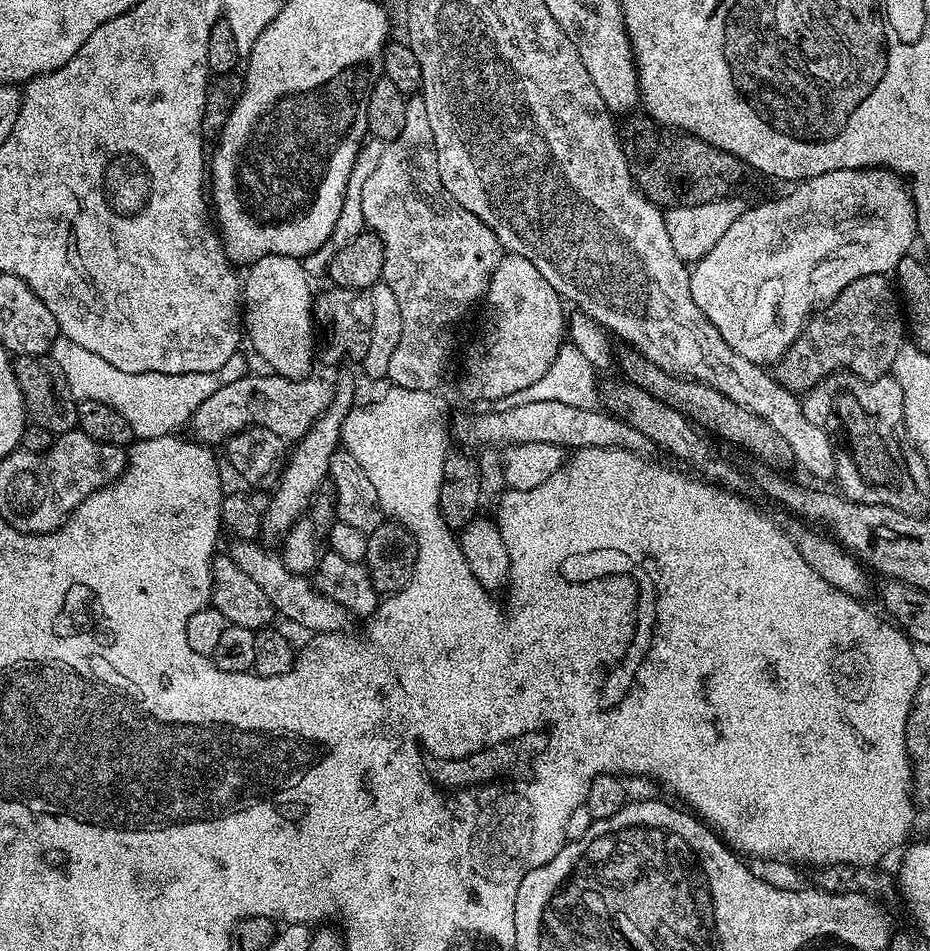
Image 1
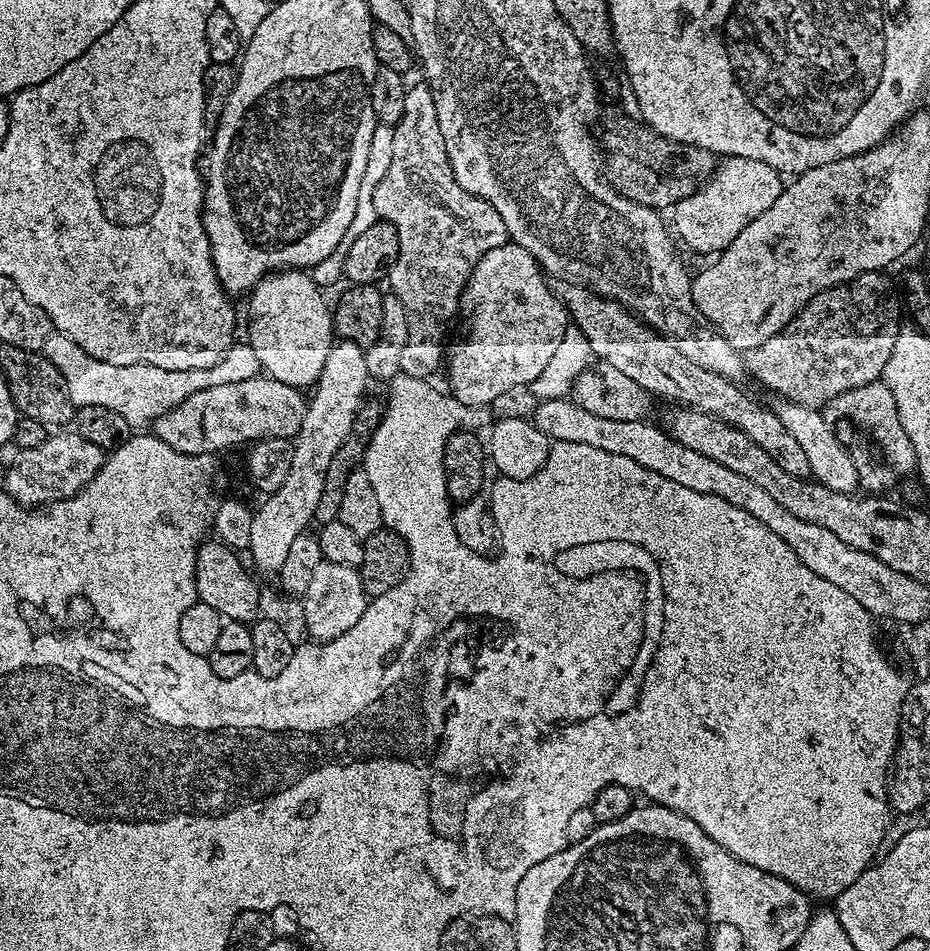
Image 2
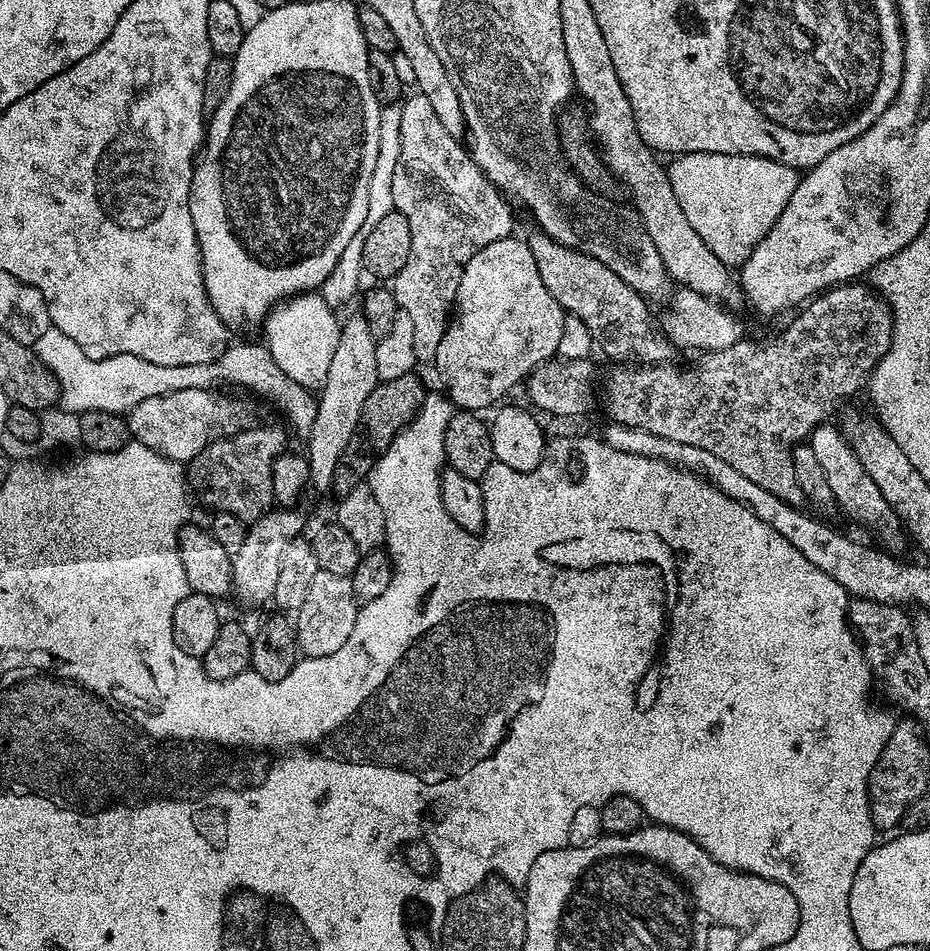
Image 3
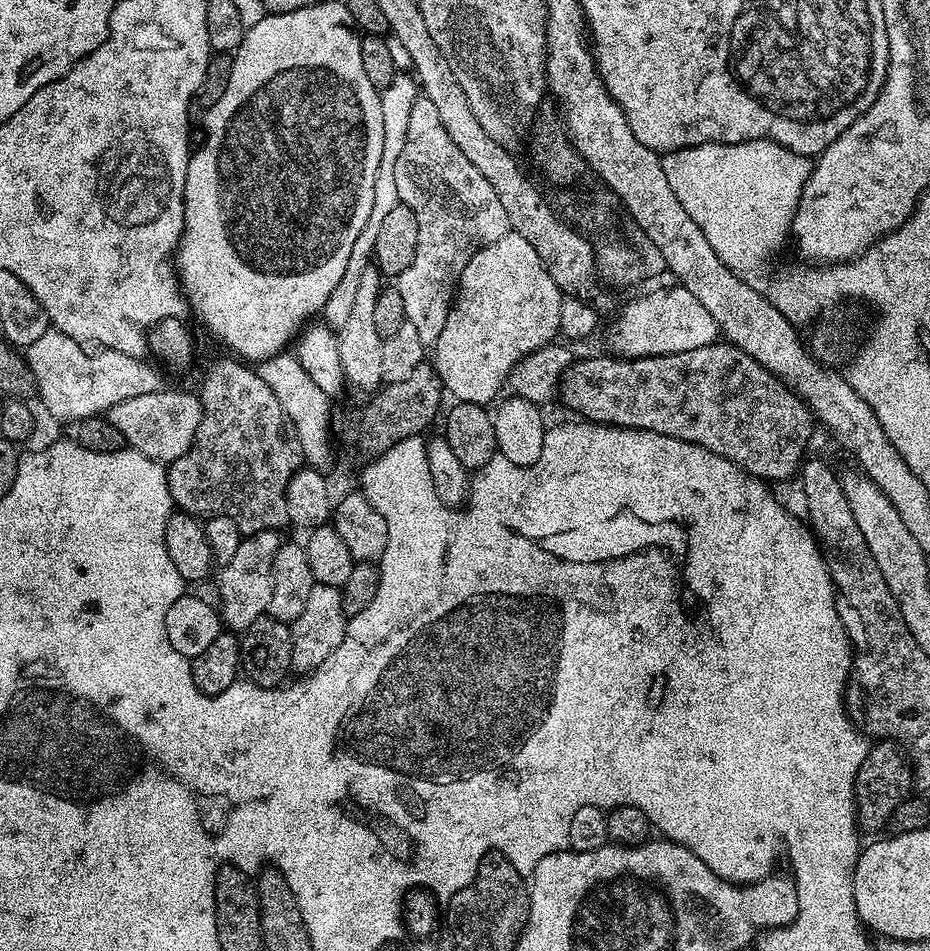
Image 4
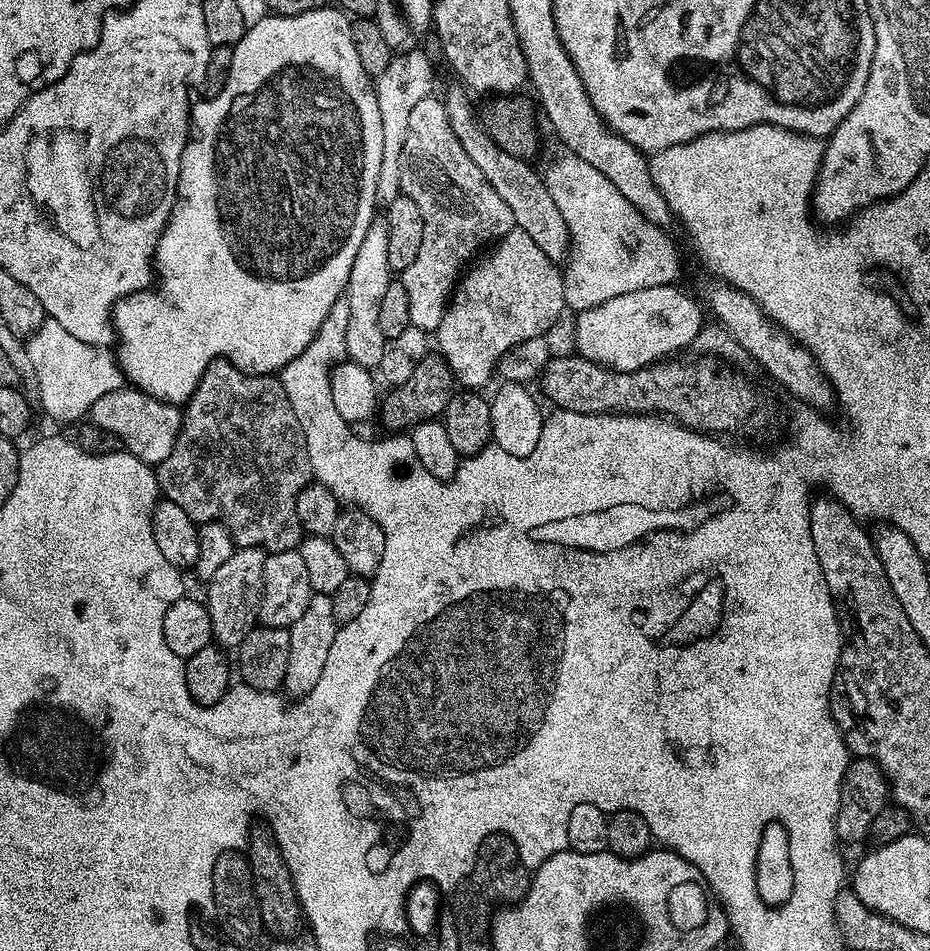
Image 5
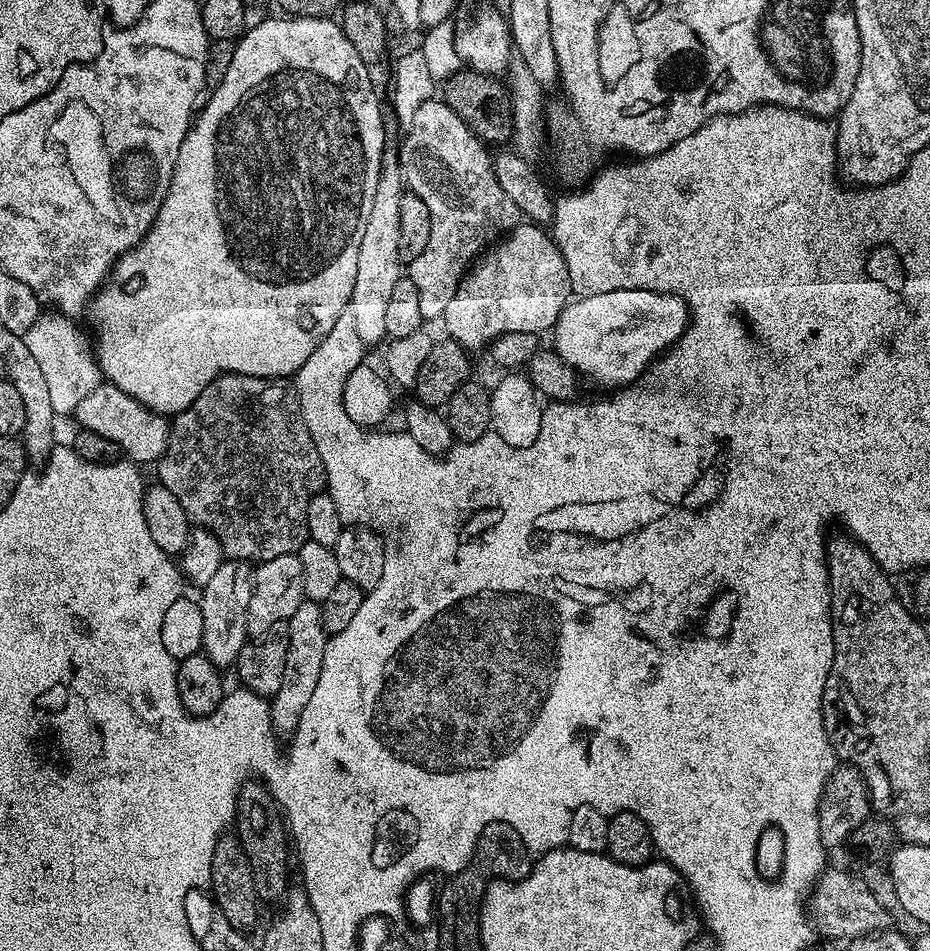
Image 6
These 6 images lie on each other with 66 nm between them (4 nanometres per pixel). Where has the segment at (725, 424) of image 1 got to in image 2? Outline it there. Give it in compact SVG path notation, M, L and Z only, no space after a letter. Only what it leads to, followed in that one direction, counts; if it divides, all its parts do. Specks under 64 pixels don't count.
M559 278L551 281L552 291L564 303L573 325L580 328L590 344L590 350L596 360L610 362L621 374L627 374L633 382L638 382L642 390L655 397L662 396L676 406L697 408L712 416L715 420L726 422L742 434L746 434L759 448L766 450L786 474L797 478L808 478L812 475L810 461L806 458L802 446L794 439L794 434L782 426L775 411L770 407L763 408L754 400L750 400L739 388L739 383L725 379L710 370L702 370L698 362L690 362L686 354L682 354L679 343L654 328L648 327L639 316L628 311L617 300L601 298L591 288L579 283Z

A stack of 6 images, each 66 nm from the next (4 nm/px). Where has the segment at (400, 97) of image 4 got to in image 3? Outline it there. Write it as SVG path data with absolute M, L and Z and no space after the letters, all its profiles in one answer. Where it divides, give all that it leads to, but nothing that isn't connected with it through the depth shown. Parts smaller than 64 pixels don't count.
M385 105L381 109L378 134L378 155L370 178L370 196L367 202L366 218L363 220L362 226L358 226L358 234L354 234L354 238L350 238L350 243L346 245L346 250L342 250L338 262L334 265L334 270L330 270L330 274L318 289L318 295L334 310L339 309L339 304L346 303L356 291L358 291L357 293L361 291L360 276L363 277L365 275L364 263L362 262L362 246L366 242L368 235L370 235L370 230L374 230L378 222L386 214L394 210L393 176L401 149L400 105Z

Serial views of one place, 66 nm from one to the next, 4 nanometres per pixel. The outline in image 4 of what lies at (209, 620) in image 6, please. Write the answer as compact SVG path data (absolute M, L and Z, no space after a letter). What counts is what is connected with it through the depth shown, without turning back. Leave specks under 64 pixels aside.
M276 530L255 532L253 536L241 539L234 558L219 569L220 572L220 604L218 611L225 629L242 634L259 616L267 613L272 593L272 571L274 570L274 554L278 554L282 543L281 533Z

